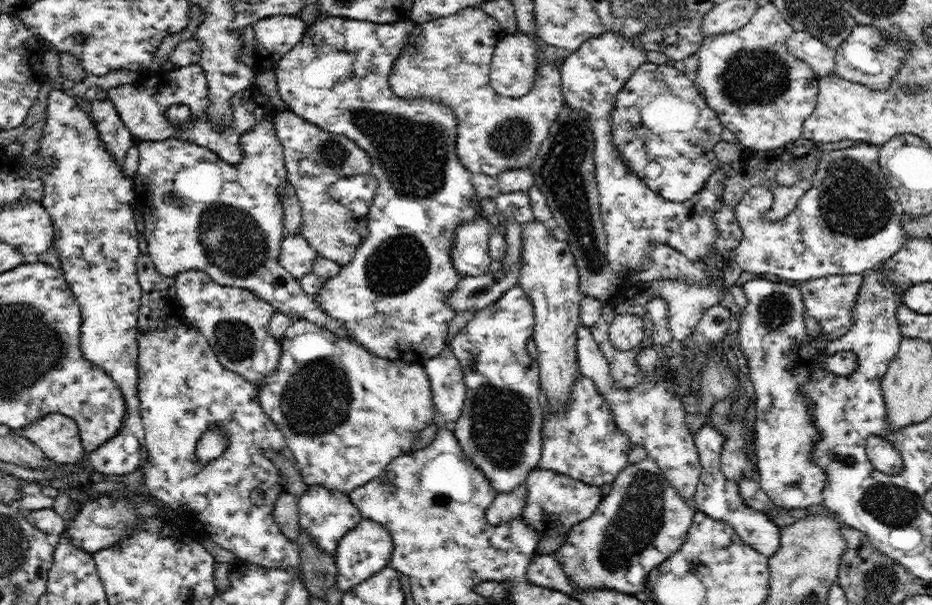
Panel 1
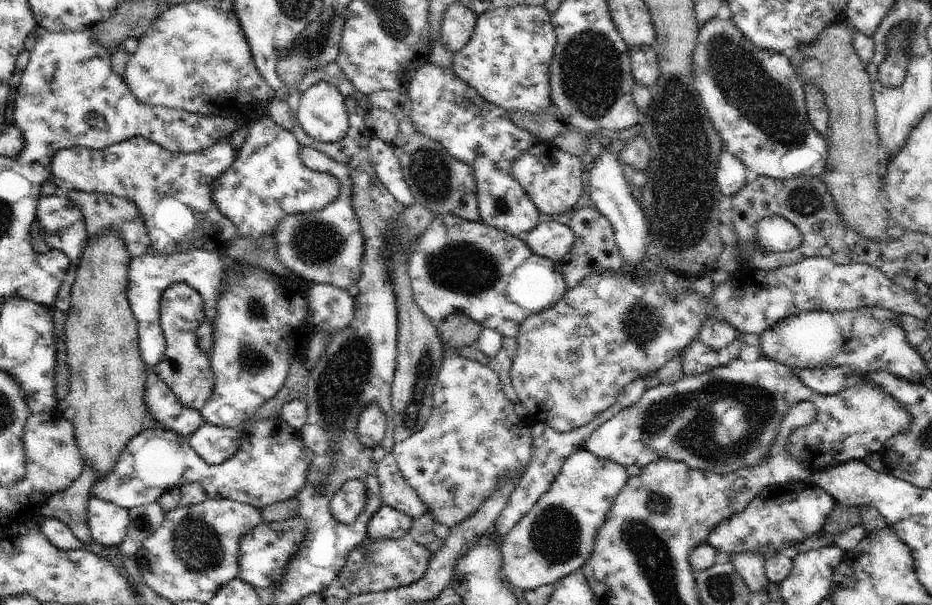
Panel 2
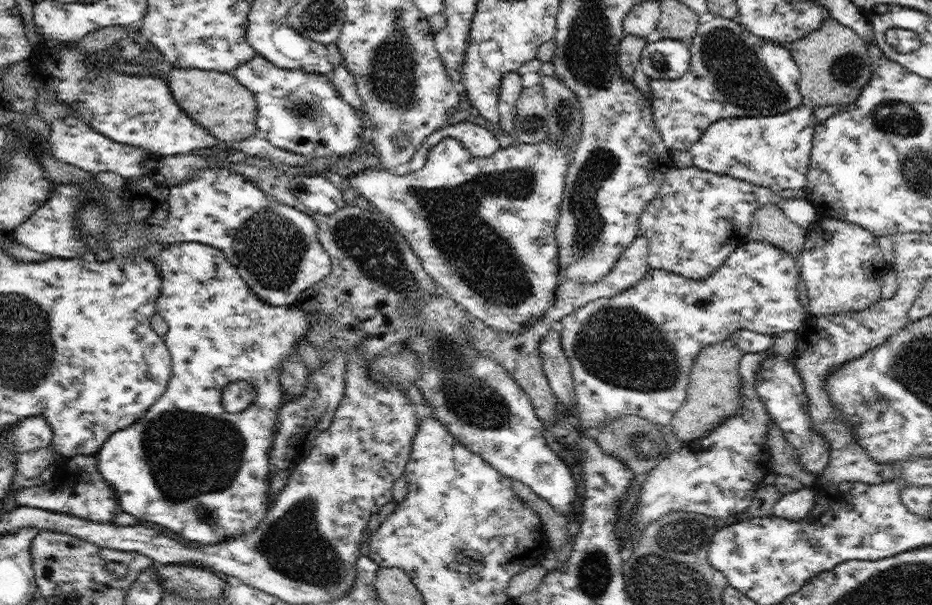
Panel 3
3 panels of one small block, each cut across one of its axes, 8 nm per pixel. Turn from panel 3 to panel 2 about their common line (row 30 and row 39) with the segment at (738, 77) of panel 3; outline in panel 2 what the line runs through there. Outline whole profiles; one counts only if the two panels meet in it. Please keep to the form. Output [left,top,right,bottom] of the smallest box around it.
[693,17,827,180]

